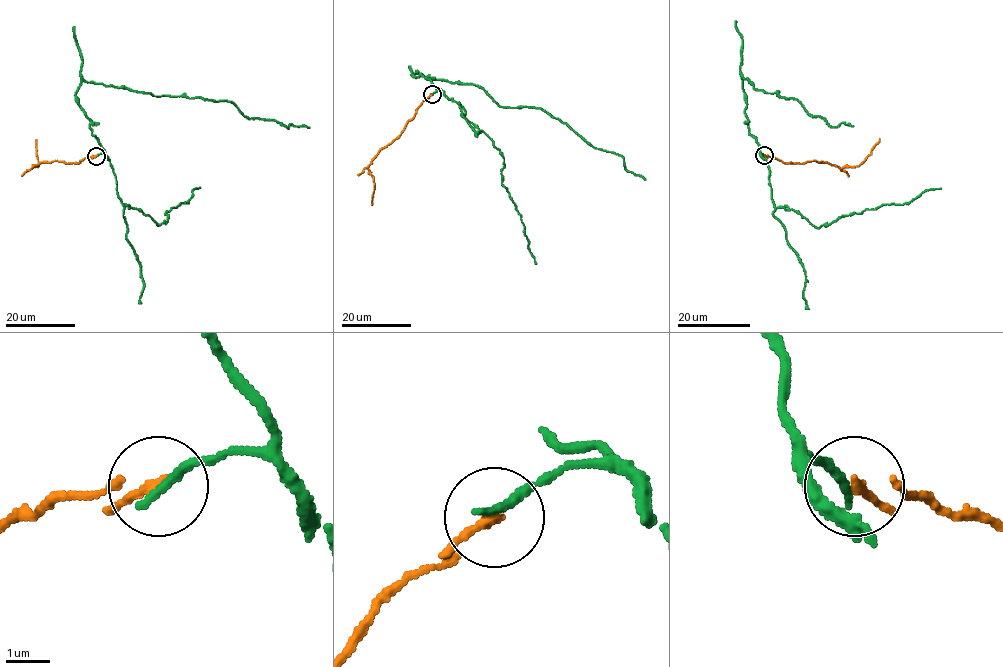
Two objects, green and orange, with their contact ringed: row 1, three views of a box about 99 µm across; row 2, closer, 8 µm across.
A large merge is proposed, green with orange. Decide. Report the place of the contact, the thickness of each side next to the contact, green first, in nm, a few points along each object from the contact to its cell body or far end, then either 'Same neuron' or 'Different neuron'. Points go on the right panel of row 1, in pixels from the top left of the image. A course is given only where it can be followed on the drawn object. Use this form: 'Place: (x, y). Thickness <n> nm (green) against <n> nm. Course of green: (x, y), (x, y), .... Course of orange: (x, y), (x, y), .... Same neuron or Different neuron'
Place: (764, 155). Thickness 240 nm (green) against 240 nm. Course of green: (764, 155), (748, 132), (742, 78), (756, 88), (795, 98), (831, 126), (853, 126). Course of orange: (765, 155), (784, 162), (812, 161), (840, 168), (858, 166), (879, 138). Same neuron

